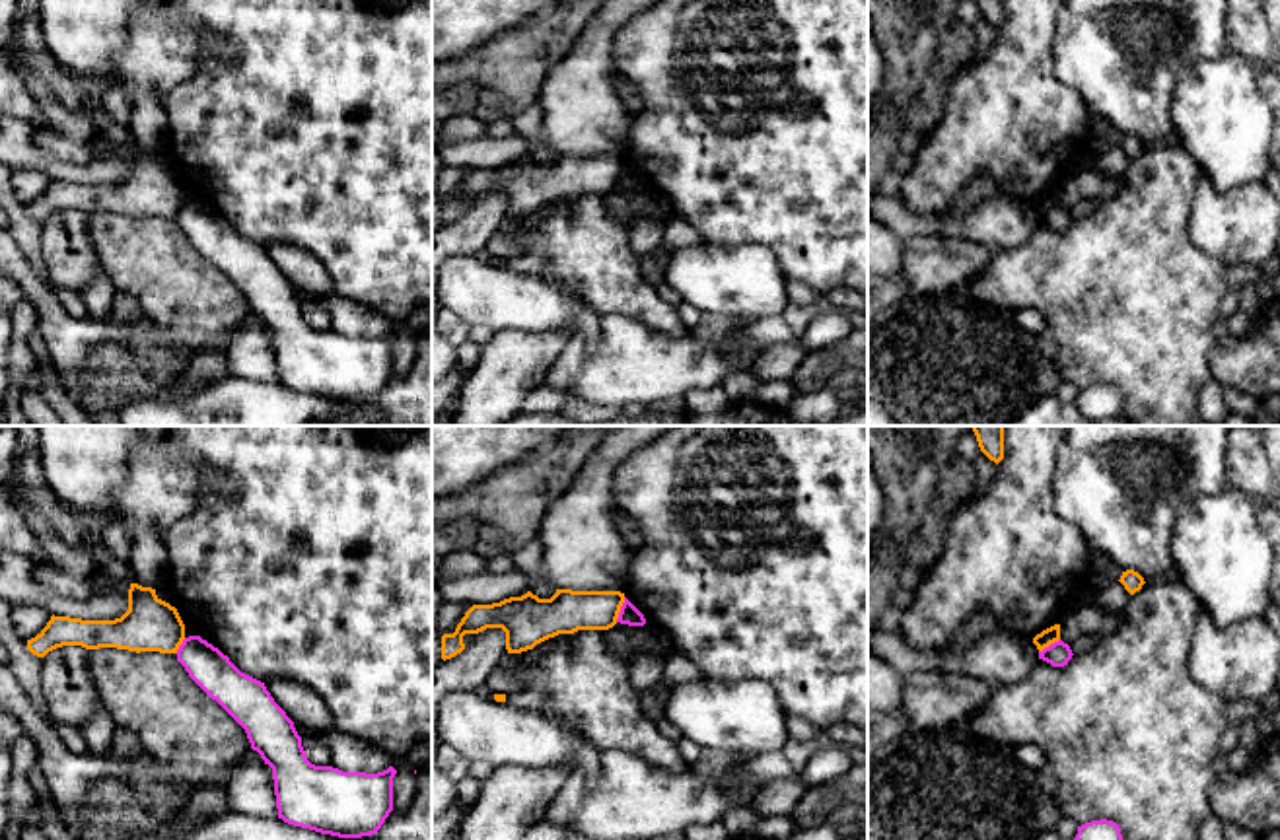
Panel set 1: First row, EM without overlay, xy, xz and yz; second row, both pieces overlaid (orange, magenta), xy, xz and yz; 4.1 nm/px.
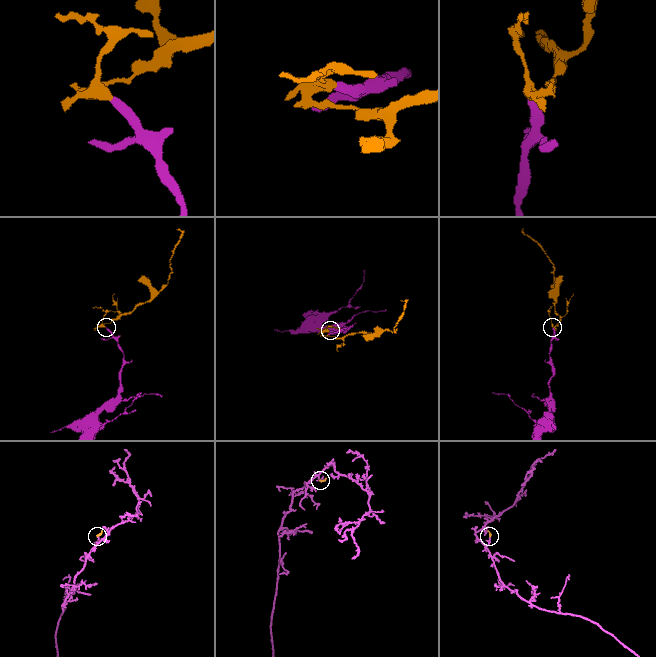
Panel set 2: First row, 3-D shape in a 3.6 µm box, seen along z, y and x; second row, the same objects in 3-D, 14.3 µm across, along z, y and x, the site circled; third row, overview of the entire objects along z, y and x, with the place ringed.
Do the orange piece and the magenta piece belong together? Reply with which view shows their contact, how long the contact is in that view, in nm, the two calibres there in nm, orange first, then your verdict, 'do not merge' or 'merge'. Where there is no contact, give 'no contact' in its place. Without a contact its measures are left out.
xz | 110 nm | 180/80 nm | do not merge

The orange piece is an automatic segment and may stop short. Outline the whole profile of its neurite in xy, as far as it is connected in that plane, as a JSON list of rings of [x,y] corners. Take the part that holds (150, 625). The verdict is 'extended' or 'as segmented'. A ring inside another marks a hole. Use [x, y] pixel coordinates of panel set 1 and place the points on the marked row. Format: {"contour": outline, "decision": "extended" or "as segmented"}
{"contour": [[[130,583],[128,611],[121,618],[82,620],[53,614],[47,626],[27,640],[27,649],[37,657],[62,646],[177,653],[183,640],[185,624],[177,609],[161,601],[156,589]]], "decision": "as segmented"}

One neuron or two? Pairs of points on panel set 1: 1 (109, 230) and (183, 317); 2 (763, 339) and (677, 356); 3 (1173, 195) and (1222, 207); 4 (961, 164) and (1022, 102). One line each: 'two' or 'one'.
1: one
2: two
3: two
4: one

